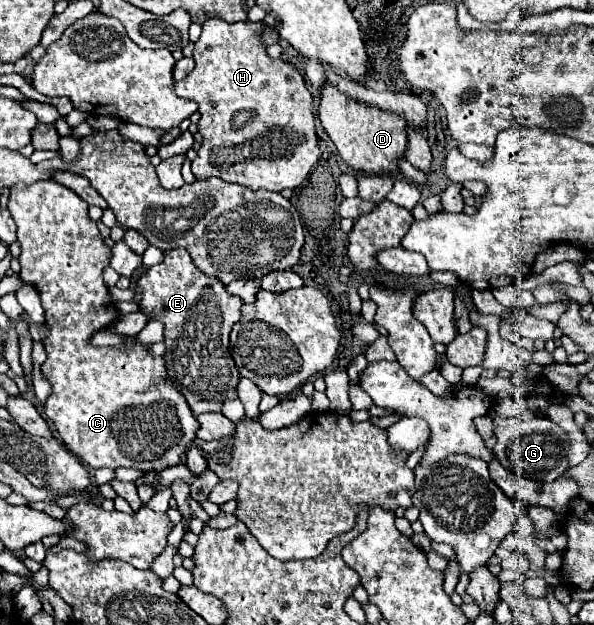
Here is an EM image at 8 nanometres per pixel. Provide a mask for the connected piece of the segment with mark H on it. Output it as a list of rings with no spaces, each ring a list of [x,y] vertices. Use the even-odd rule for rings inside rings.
[[[221,19],[205,21],[203,33],[193,51],[195,69],[183,81],[175,83],[175,93],[183,99],[195,101],[201,113],[199,131],[203,135],[203,143],[197,159],[191,163],[195,179],[219,177],[229,183],[241,183],[253,191],[283,191],[299,187],[319,159],[315,99],[305,87],[305,79],[295,65],[285,59],[267,57],[265,45],[259,41],[261,27],[263,23],[225,23]]]

